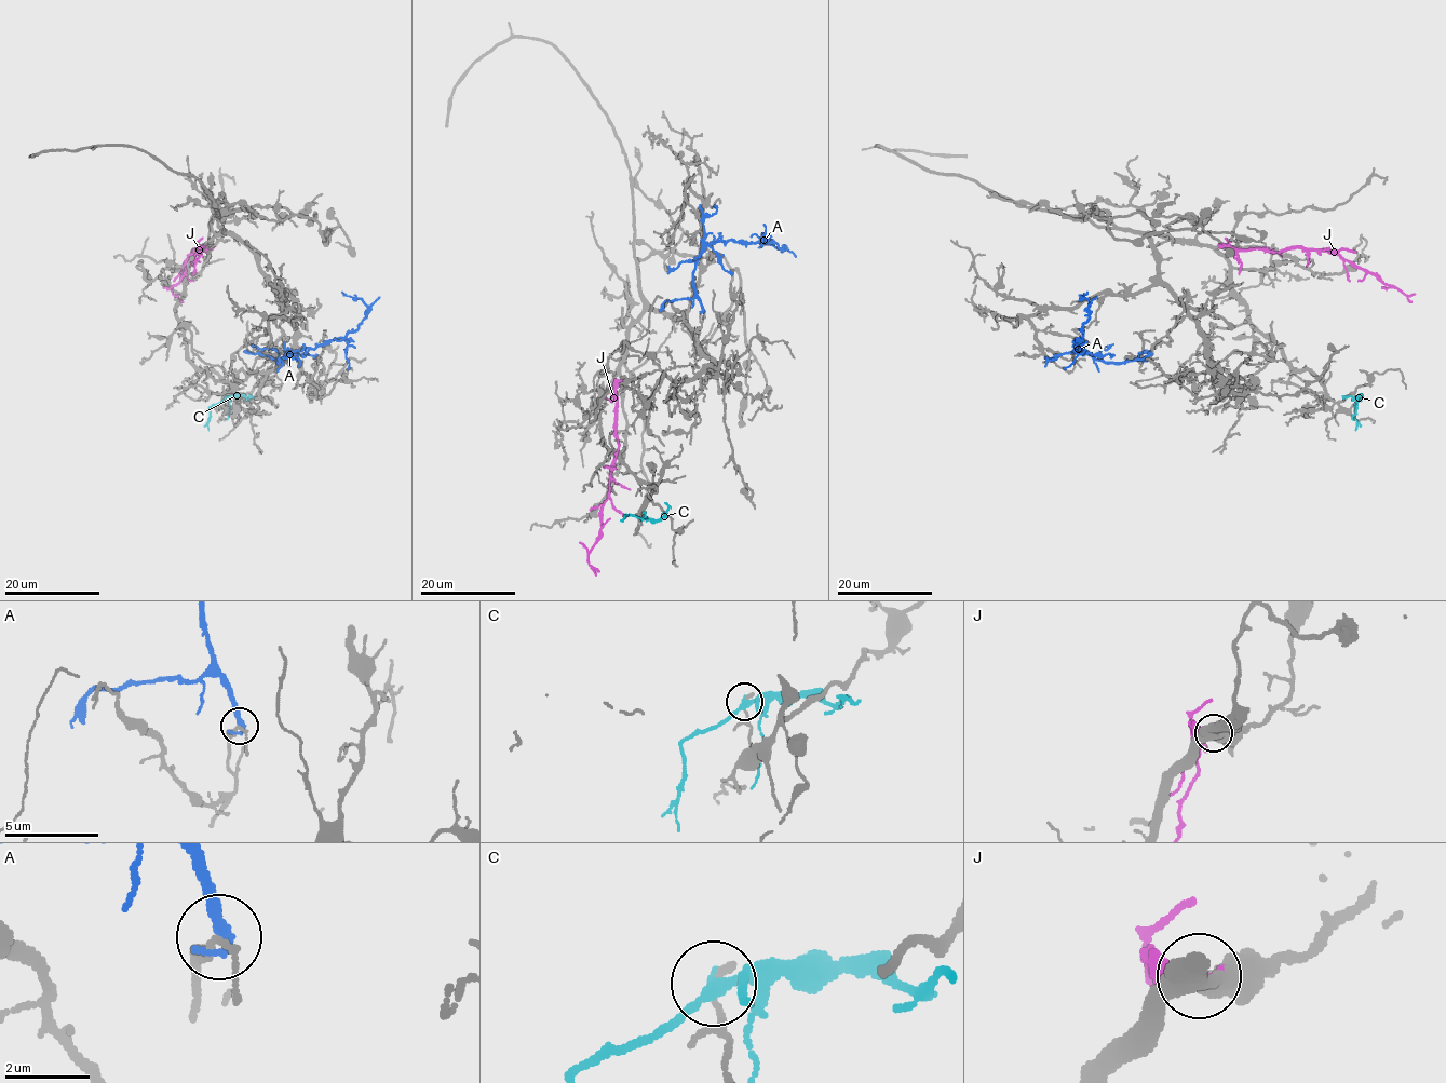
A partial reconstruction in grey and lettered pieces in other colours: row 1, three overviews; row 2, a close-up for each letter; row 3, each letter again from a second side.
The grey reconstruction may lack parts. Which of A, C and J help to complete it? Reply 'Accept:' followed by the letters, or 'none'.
Accept: none

